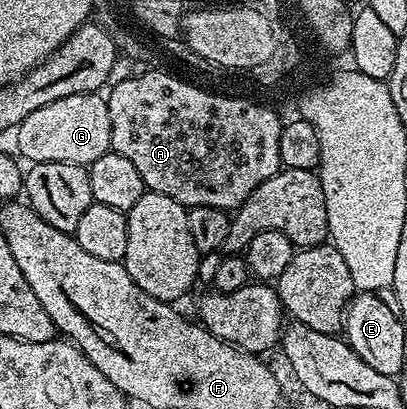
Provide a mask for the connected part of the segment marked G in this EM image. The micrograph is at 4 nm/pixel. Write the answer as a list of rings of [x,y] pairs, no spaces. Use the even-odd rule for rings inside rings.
[[[97,93],[73,94],[52,104],[44,104],[19,124],[17,134],[17,153],[23,159],[26,157],[27,163],[63,162],[89,167],[91,162],[110,150],[110,117],[106,98]]]

